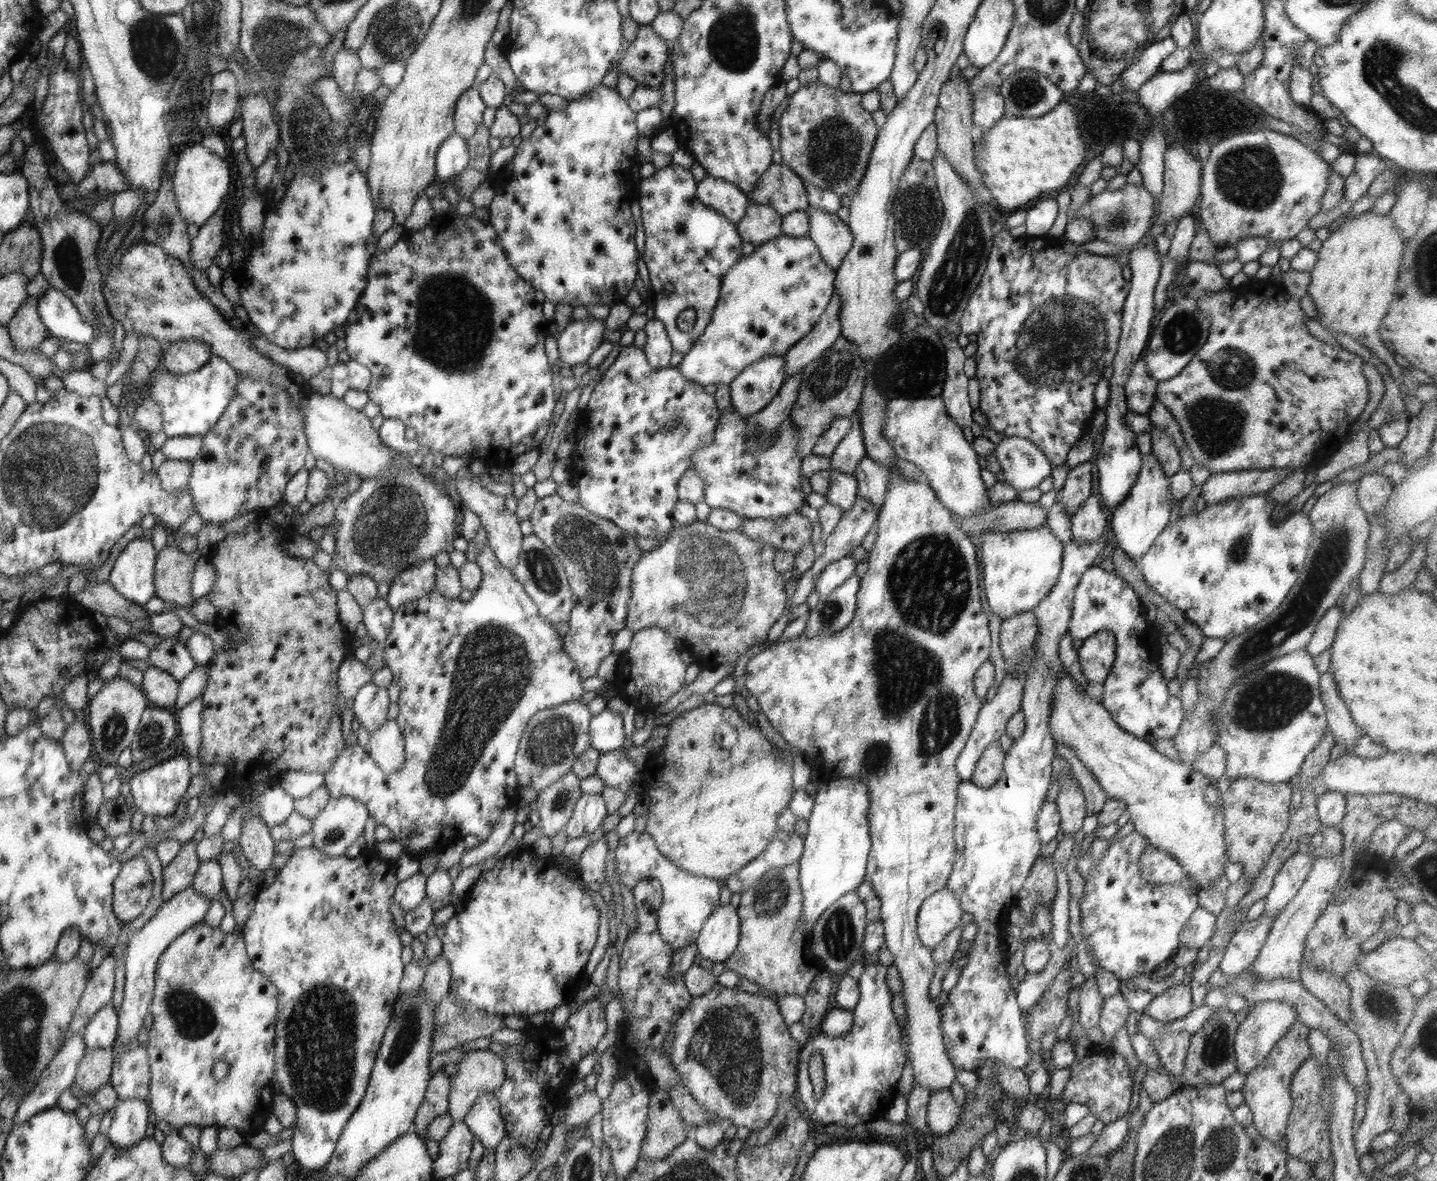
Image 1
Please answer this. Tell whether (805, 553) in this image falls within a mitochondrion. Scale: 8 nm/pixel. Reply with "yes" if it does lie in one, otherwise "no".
no

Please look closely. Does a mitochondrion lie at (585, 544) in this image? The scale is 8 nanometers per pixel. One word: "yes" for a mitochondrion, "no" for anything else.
yes

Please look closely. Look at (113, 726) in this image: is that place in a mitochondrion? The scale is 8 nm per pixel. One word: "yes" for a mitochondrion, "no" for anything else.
yes

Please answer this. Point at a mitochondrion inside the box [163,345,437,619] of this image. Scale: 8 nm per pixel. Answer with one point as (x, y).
(388, 525)

